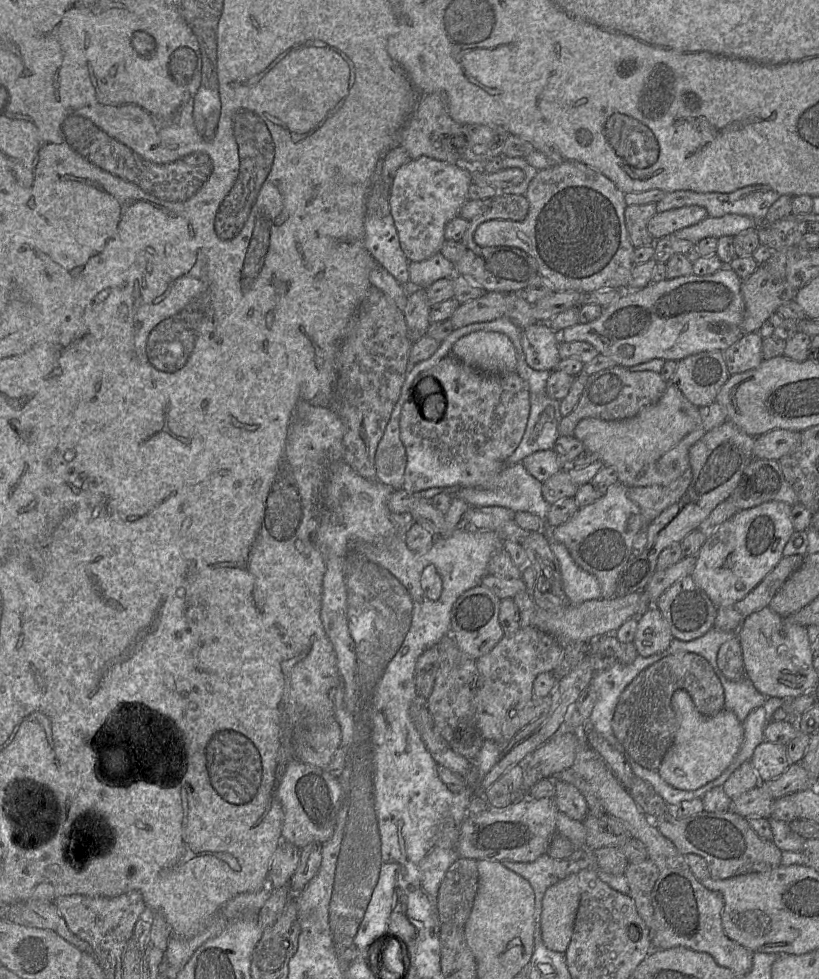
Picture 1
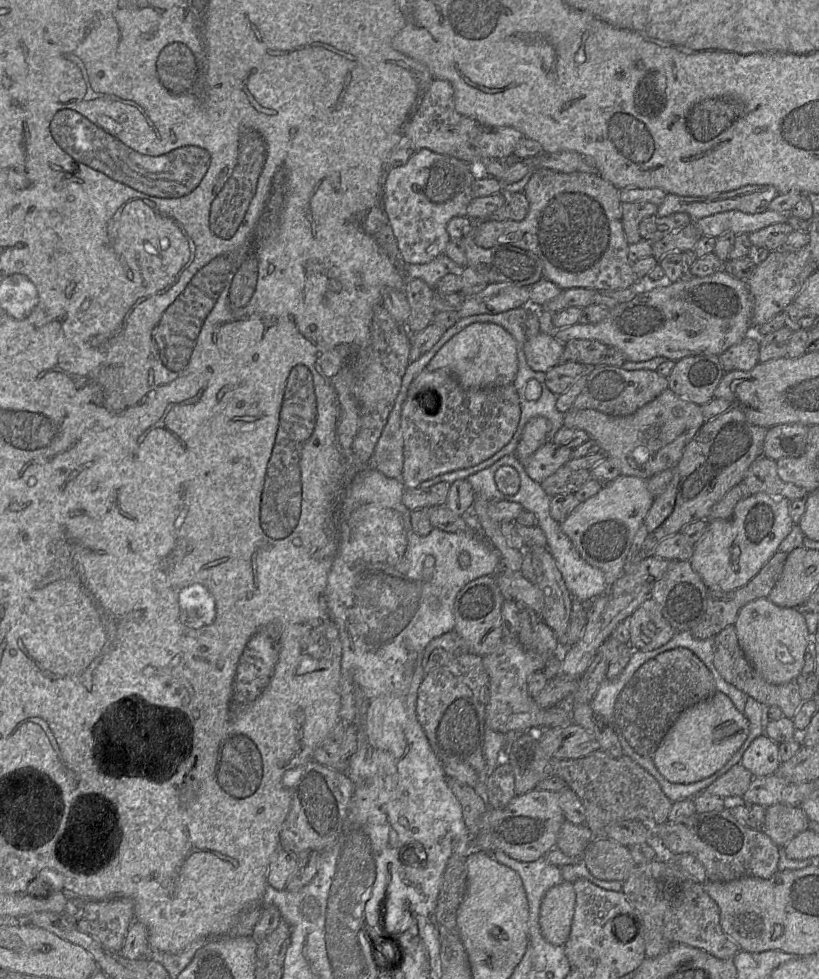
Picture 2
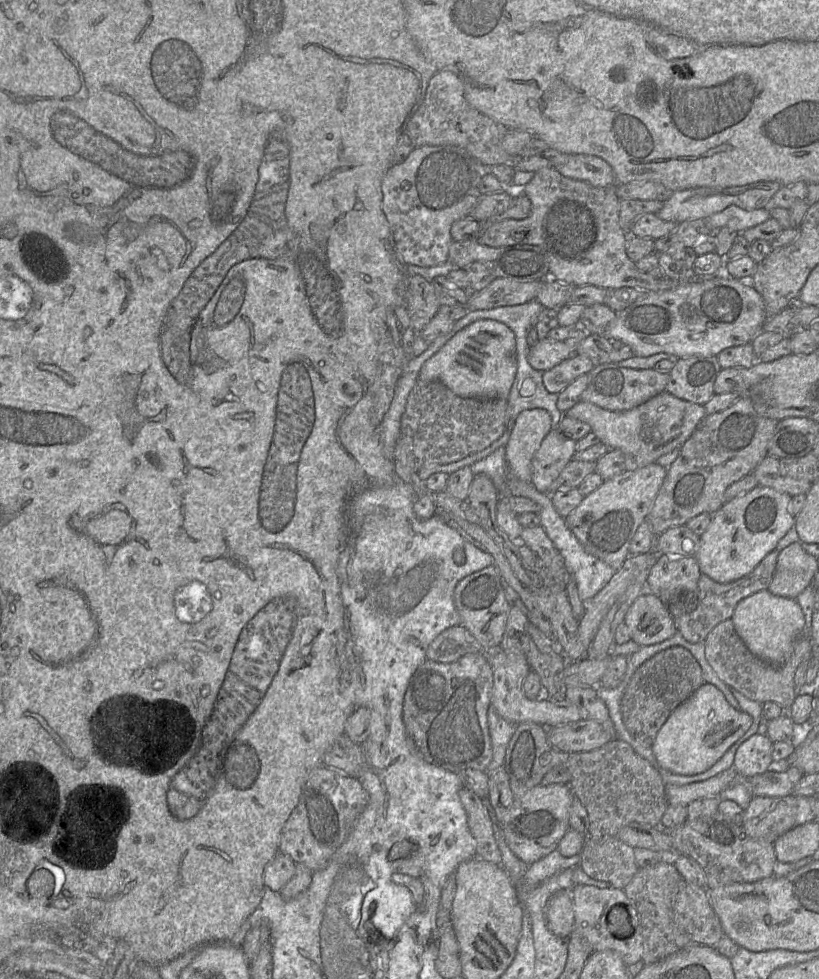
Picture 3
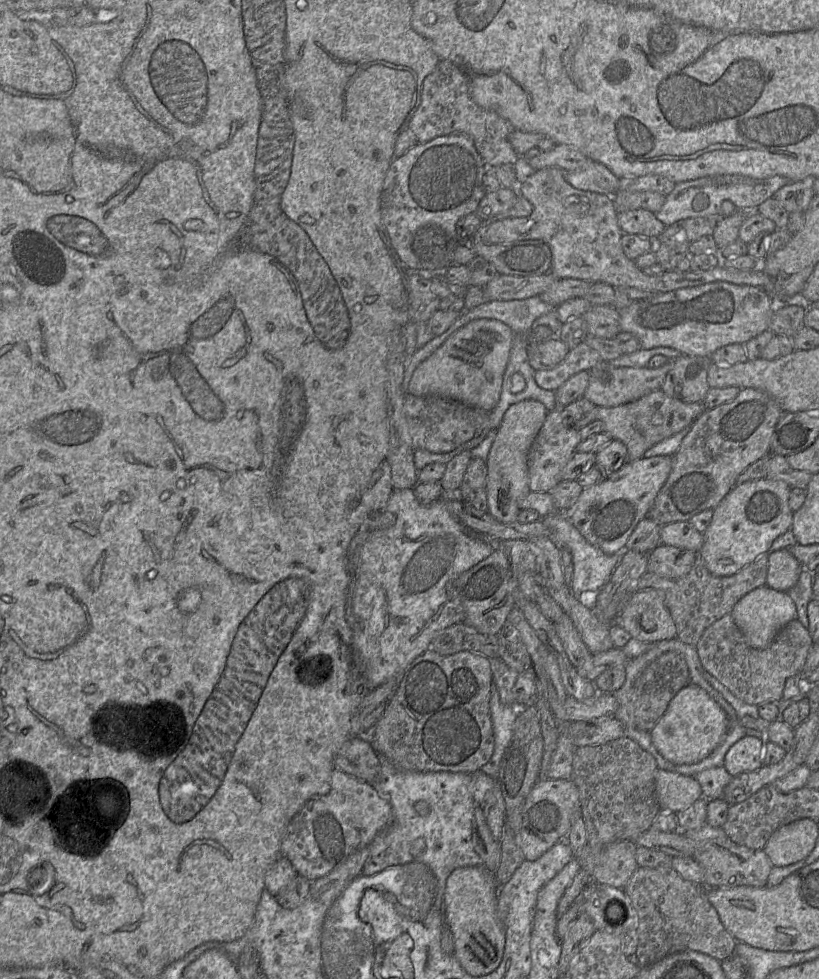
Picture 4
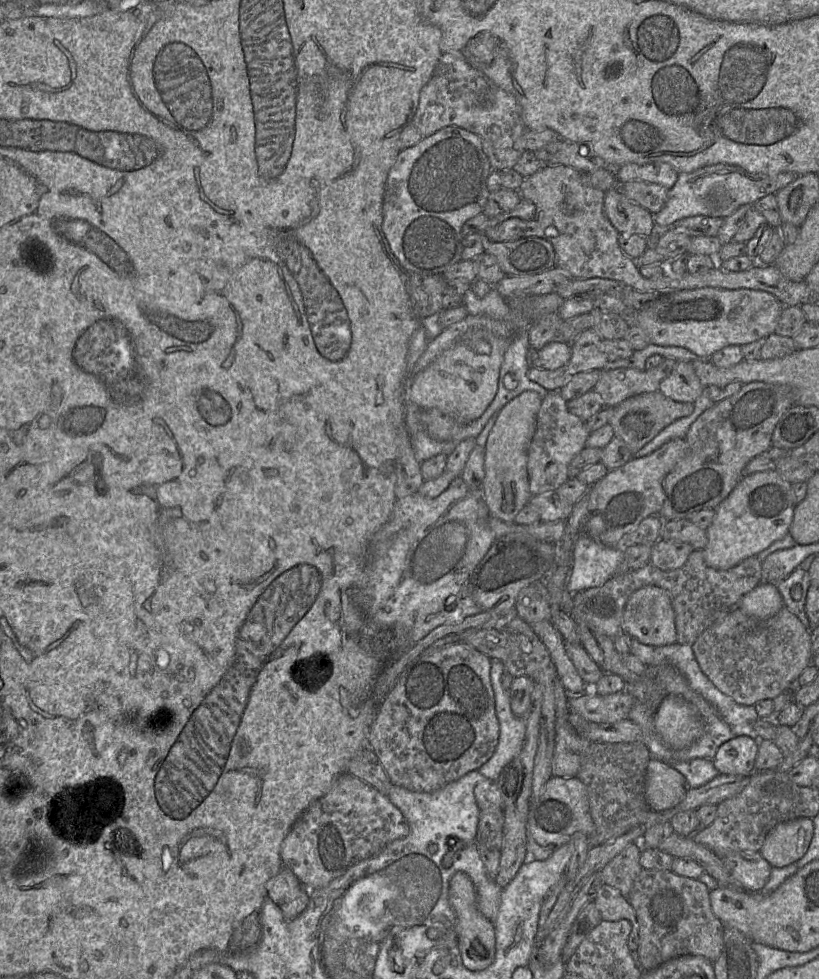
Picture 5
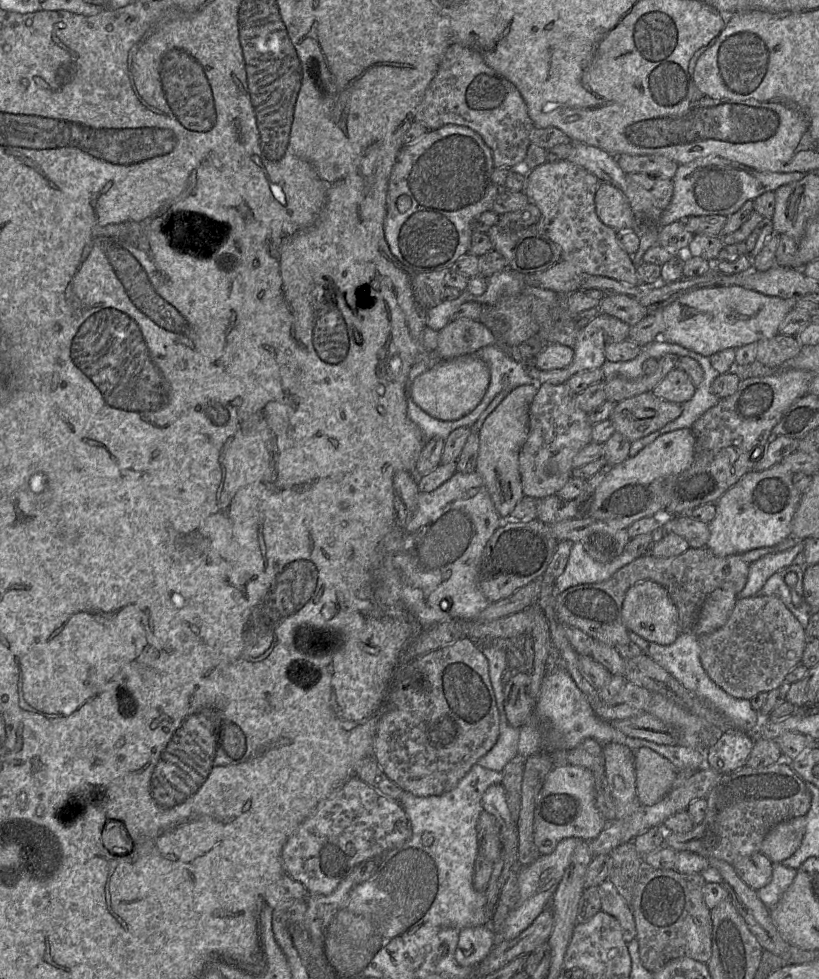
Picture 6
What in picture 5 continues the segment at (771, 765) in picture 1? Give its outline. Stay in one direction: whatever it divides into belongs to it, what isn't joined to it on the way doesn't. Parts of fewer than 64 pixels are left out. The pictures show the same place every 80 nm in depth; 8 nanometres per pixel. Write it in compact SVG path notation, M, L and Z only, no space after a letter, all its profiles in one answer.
M735 736L723 743L712 759L721 774L748 775L755 771L758 743L747 736Z

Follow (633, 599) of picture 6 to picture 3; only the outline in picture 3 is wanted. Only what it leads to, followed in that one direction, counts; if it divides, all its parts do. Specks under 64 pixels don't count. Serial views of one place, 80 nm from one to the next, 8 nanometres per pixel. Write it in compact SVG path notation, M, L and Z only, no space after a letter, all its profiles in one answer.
M645 590L629 607L624 623L640 647L663 642L676 632L675 622L661 600Z

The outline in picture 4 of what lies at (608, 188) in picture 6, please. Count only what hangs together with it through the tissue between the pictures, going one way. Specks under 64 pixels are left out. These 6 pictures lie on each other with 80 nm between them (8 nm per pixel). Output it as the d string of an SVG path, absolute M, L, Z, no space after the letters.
M646 209L620 212L617 218L623 233L636 234L651 240L657 239L666 229L656 215Z

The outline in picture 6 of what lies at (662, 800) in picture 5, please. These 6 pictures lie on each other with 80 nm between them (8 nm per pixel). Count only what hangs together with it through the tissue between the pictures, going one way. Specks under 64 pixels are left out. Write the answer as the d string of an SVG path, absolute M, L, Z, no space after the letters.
M649 748L634 752L637 797L641 806L660 802L671 790L678 769L666 758Z

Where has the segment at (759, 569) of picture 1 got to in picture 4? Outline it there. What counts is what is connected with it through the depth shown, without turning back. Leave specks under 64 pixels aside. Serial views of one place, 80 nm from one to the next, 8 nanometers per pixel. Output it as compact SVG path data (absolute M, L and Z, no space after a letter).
M761 478L735 485L713 509L710 525L703 533L704 542L698 552L705 567L715 576L731 576L769 550L773 541L791 529L794 512L789 507L791 488L780 480Z

